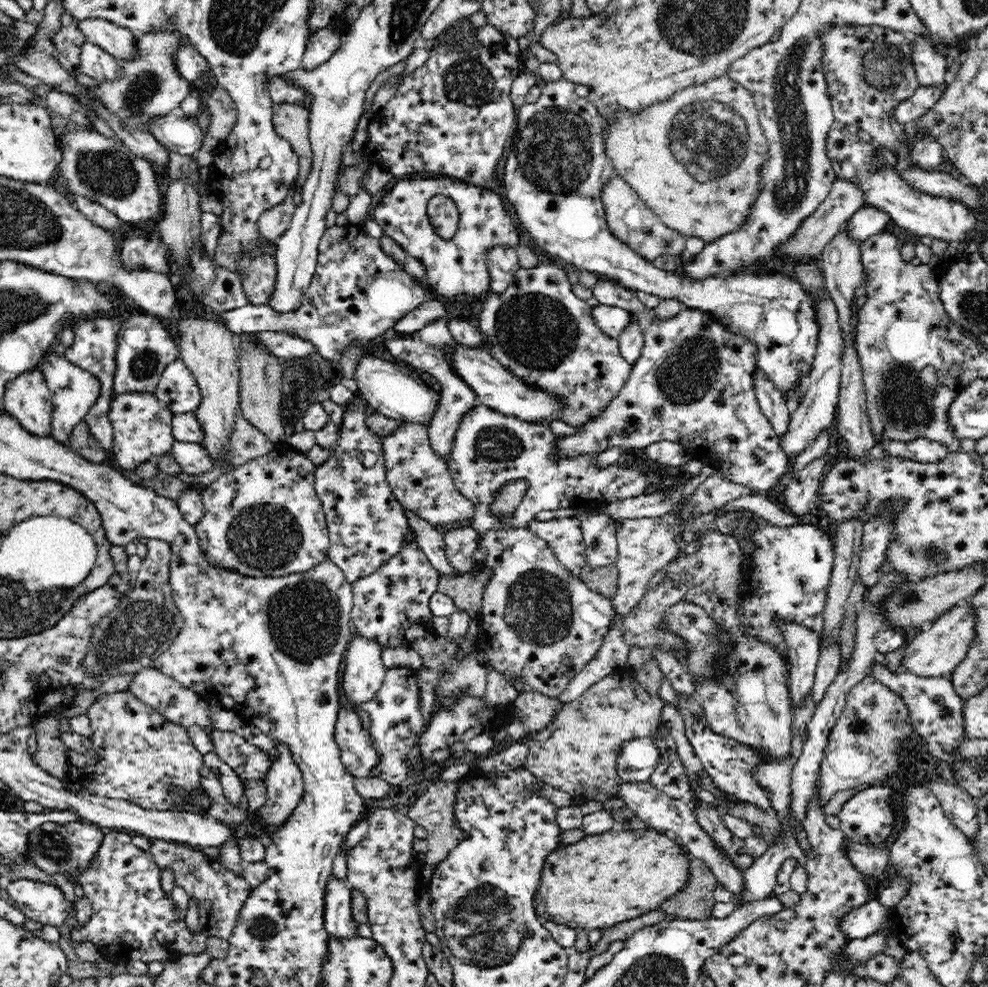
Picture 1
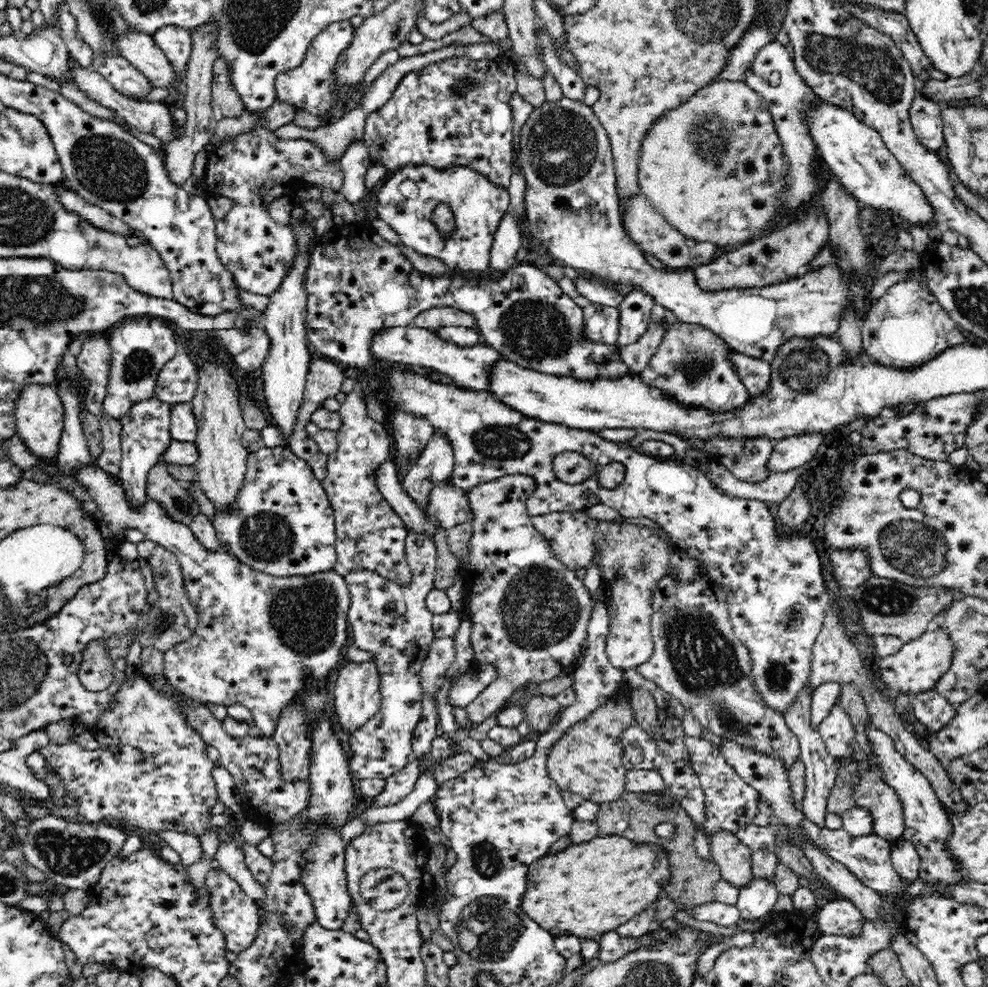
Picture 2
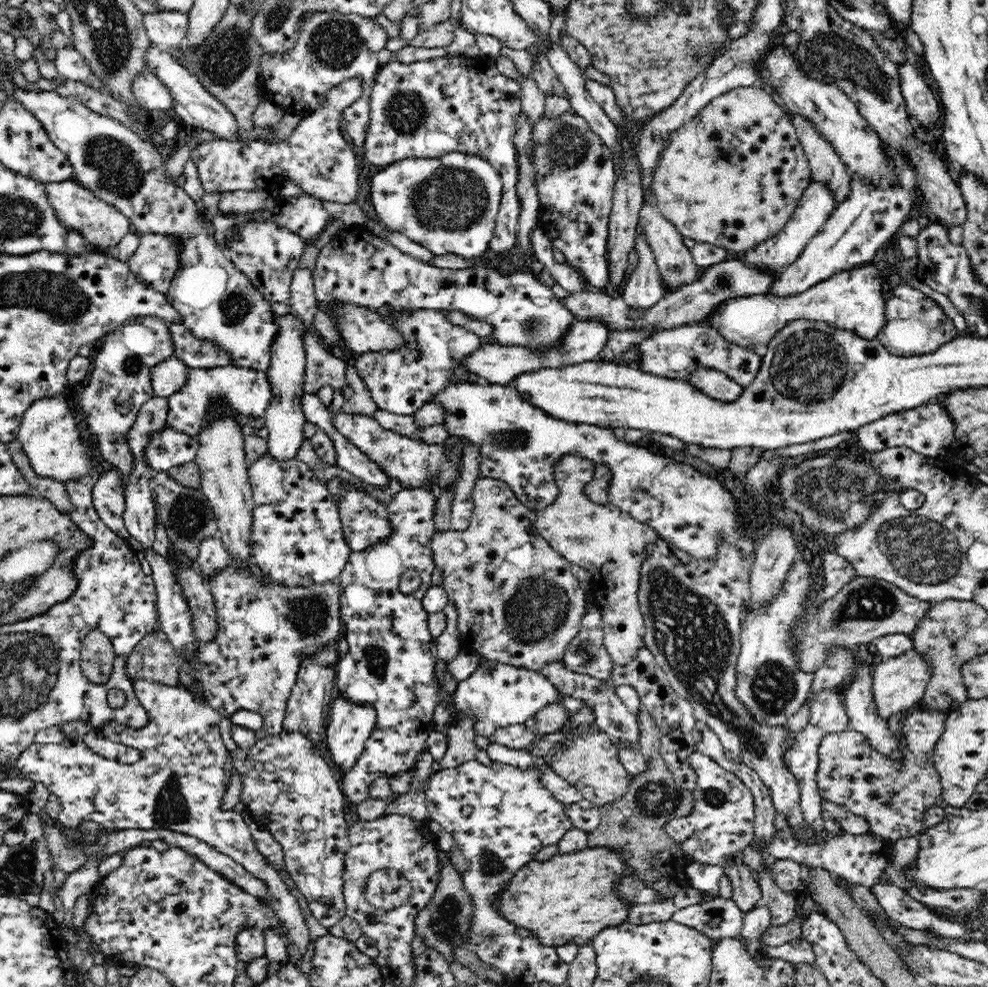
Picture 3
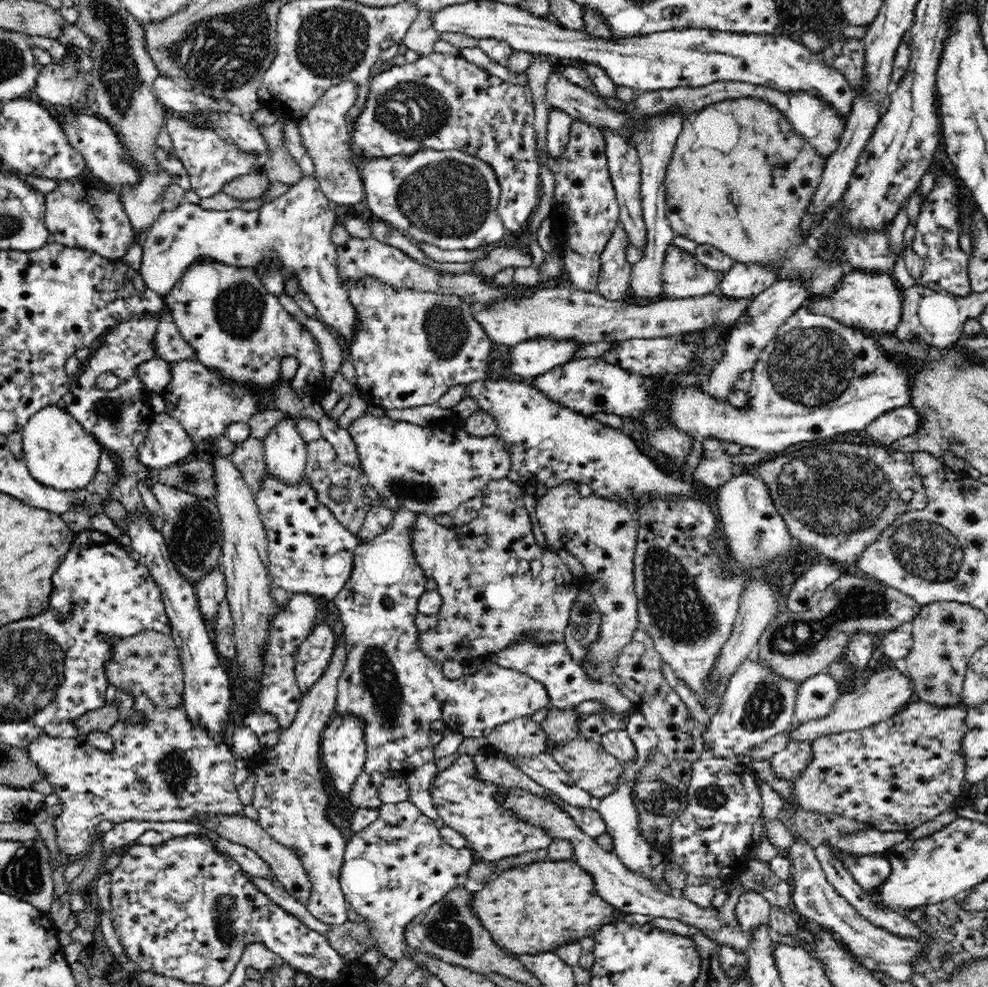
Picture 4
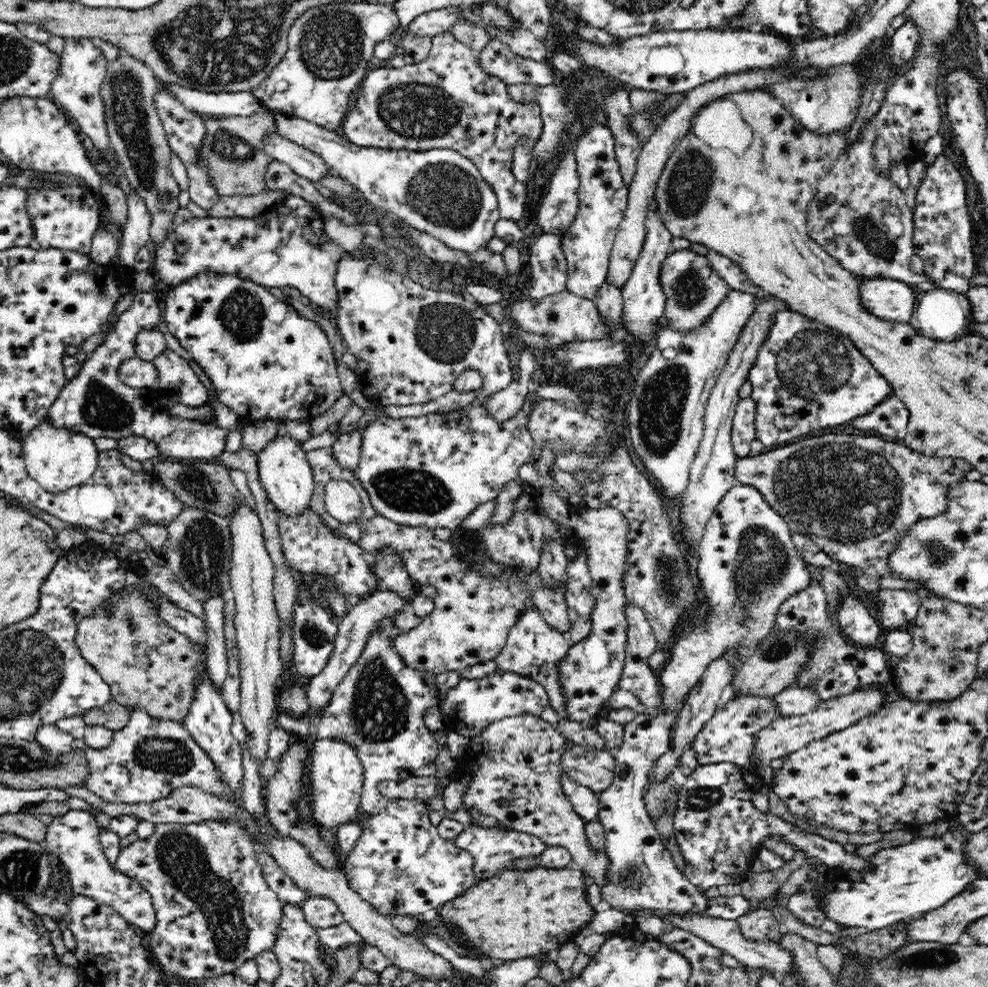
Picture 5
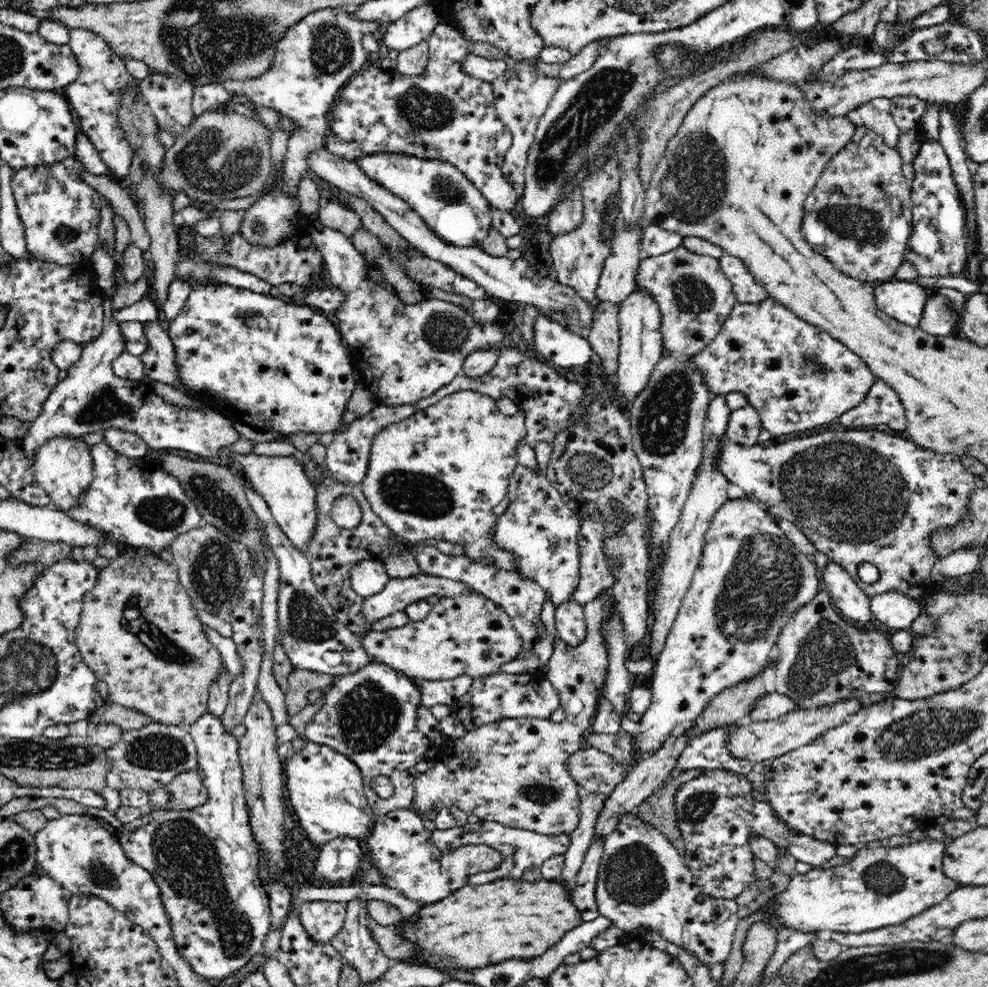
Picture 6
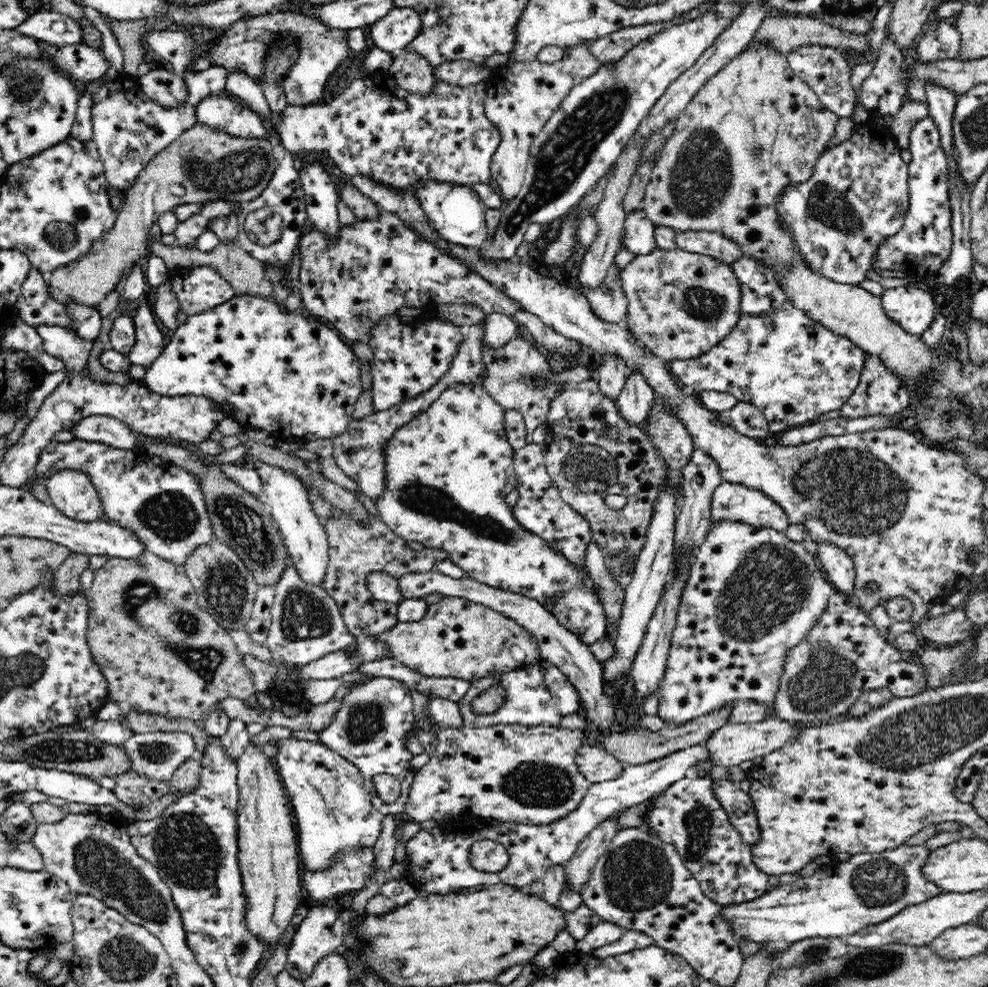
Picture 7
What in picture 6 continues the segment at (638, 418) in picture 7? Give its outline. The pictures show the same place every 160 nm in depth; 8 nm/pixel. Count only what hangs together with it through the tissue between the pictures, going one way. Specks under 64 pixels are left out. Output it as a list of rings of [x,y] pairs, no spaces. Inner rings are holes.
[[[637,288],[619,304],[619,354],[616,387],[632,403],[650,380],[654,366],[664,355],[661,339],[661,314],[658,303]]]

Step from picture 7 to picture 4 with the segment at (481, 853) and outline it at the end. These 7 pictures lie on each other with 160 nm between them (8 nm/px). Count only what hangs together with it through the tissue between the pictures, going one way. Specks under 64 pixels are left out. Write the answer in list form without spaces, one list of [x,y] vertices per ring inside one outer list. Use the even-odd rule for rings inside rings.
[[[404,801],[401,803],[383,804],[379,808],[378,818],[372,822],[372,824],[366,826],[366,828],[362,828],[360,832],[353,833],[348,840],[348,844],[345,846],[344,862],[339,874],[339,884],[343,890],[344,898],[347,900],[347,905],[352,907],[352,911],[356,911],[356,914],[360,915],[362,924],[368,927],[370,935],[376,939],[376,944],[378,944],[384,960],[390,959],[396,962],[405,956],[405,950],[408,948],[407,940],[405,939],[405,928],[407,924],[410,923],[411,920],[417,920],[428,907],[432,907],[436,902],[440,902],[450,890],[459,887],[470,887],[471,879],[468,877],[468,870],[470,870],[472,863],[473,856],[471,855],[470,849],[468,849],[467,846],[464,848],[454,848],[444,842],[444,839],[440,836],[439,829],[434,825],[434,820],[422,814],[420,809],[412,804],[412,802]]]

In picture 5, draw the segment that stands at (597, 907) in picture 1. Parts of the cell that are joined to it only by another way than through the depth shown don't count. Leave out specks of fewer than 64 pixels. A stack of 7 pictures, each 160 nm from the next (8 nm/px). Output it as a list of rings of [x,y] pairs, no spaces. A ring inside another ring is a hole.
[[[568,867],[510,868],[445,902],[438,909],[439,917],[459,932],[461,940],[489,958],[511,961],[555,953],[592,920],[596,908],[587,900],[588,883],[582,870]]]

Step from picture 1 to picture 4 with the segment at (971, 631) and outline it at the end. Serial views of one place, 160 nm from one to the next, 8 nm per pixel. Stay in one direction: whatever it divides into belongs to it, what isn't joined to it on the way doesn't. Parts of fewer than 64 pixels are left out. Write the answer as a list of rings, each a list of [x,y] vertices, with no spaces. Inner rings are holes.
[[[895,667],[873,674],[862,687],[855,688],[855,690],[844,690],[829,715],[813,721],[798,722],[796,730],[790,732],[790,743],[792,741],[812,743],[821,736],[861,730],[861,728],[868,728],[881,720],[890,718],[912,702],[914,692],[910,689],[910,681],[912,678],[908,677],[908,674],[900,672]]]

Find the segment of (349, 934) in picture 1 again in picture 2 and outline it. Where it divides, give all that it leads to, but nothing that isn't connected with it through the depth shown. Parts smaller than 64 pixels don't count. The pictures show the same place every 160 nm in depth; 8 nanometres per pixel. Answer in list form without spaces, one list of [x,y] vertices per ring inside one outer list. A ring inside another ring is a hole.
[[[323,828],[323,831],[319,832],[319,843],[307,852],[307,864],[303,868],[304,886],[307,886],[307,892],[311,895],[317,922],[328,930],[340,929],[353,908],[345,873],[344,839],[340,832],[340,829]]]

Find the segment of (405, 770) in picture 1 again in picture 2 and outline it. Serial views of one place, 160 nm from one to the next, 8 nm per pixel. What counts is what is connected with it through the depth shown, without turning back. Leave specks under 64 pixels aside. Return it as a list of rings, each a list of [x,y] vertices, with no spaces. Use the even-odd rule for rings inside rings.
[[[409,532],[405,540],[405,558],[410,571],[412,571],[412,580],[408,584],[399,584],[396,581],[388,580],[368,569],[353,570],[343,576],[352,598],[347,614],[348,623],[352,628],[352,636],[354,636],[354,646],[374,654],[373,662],[380,672],[380,708],[370,720],[365,721],[360,728],[356,728],[357,730],[348,740],[352,751],[349,769],[353,778],[358,780],[366,780],[366,778],[385,780],[414,760],[413,732],[418,726],[418,722],[422,720],[424,690],[421,687],[421,667],[426,659],[426,652],[430,649],[430,644],[435,640],[433,615],[428,611],[425,602],[428,593],[435,588],[434,579],[437,565],[435,539],[428,537],[426,533]]]

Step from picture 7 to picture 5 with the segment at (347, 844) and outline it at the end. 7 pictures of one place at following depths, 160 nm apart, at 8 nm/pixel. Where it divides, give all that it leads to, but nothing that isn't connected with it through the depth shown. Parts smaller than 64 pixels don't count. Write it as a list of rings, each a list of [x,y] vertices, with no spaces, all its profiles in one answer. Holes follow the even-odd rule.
[[[335,738],[316,740],[312,744],[308,766],[308,800],[307,808],[310,808],[310,816],[318,827],[332,828],[356,822],[360,818],[360,794],[363,786],[363,766],[361,760],[344,741],[336,741]]]

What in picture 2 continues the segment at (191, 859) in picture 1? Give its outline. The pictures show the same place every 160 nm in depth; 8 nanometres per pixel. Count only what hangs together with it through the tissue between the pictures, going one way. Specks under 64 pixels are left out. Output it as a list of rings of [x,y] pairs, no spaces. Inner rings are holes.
[[[214,867],[206,875],[205,886],[208,889],[208,906],[212,907],[212,923],[216,923],[216,927],[224,931],[227,950],[238,955],[256,938],[259,909],[255,900],[244,892],[238,882],[232,880],[224,870]]]

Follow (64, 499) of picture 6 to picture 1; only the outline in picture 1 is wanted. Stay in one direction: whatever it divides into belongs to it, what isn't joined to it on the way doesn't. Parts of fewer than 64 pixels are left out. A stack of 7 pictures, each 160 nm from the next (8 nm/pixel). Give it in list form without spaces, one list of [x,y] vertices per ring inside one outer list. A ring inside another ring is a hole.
[[[38,367],[8,380],[3,408],[34,436],[50,436],[51,395],[44,373]]]

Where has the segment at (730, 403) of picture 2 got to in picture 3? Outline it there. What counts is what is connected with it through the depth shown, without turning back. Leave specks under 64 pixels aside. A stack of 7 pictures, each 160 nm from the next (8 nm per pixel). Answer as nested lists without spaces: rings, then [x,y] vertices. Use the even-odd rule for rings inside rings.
[[[698,368],[682,377],[682,381],[688,381],[696,390],[700,390],[710,399],[720,400],[724,403],[738,400],[743,392],[743,386],[728,378],[719,370],[710,368]]]

